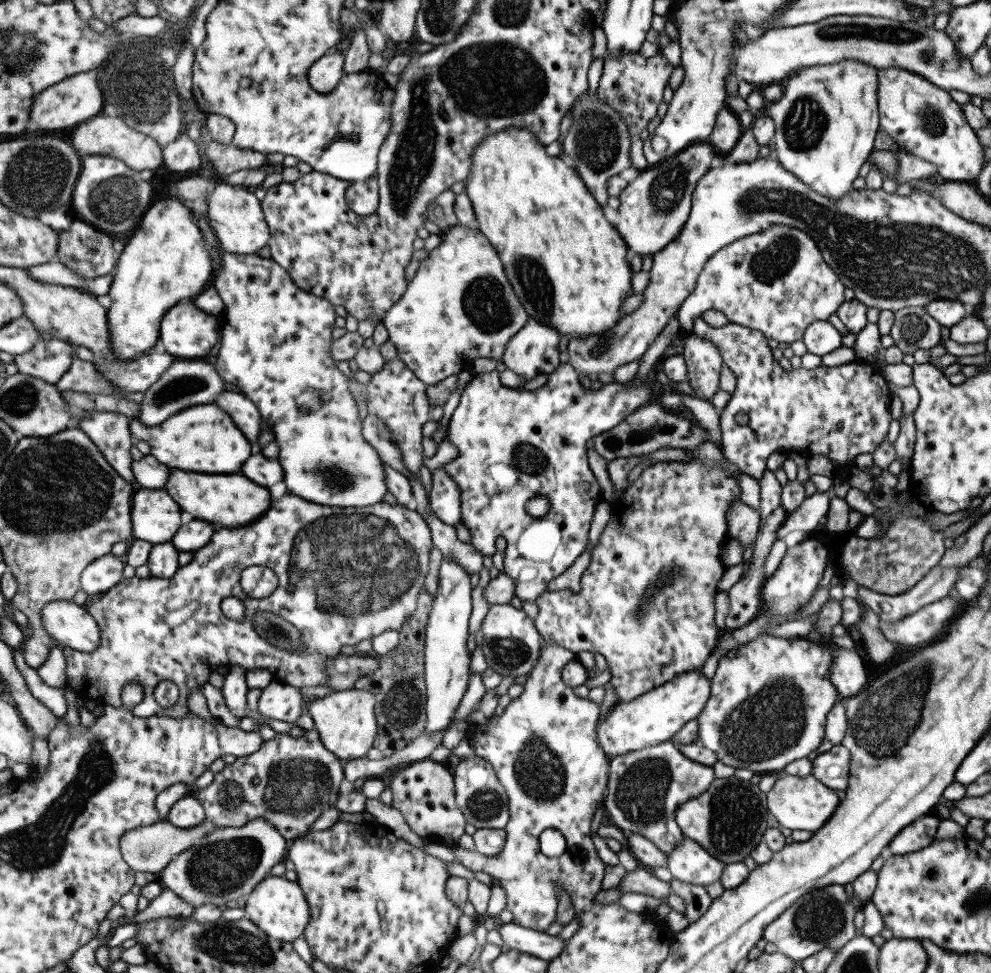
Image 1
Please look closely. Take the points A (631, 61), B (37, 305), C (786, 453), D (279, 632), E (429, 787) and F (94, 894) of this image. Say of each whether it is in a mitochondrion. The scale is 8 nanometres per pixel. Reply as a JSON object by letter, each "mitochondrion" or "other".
{"A":"other","B":"other","C":"other","D":"mitochondrion","E":"other","F":"other"}

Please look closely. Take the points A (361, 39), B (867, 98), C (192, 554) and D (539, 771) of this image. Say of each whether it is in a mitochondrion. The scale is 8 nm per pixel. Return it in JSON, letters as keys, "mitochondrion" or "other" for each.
{"A":"other","B":"other","C":"other","D":"mitochondrion"}

